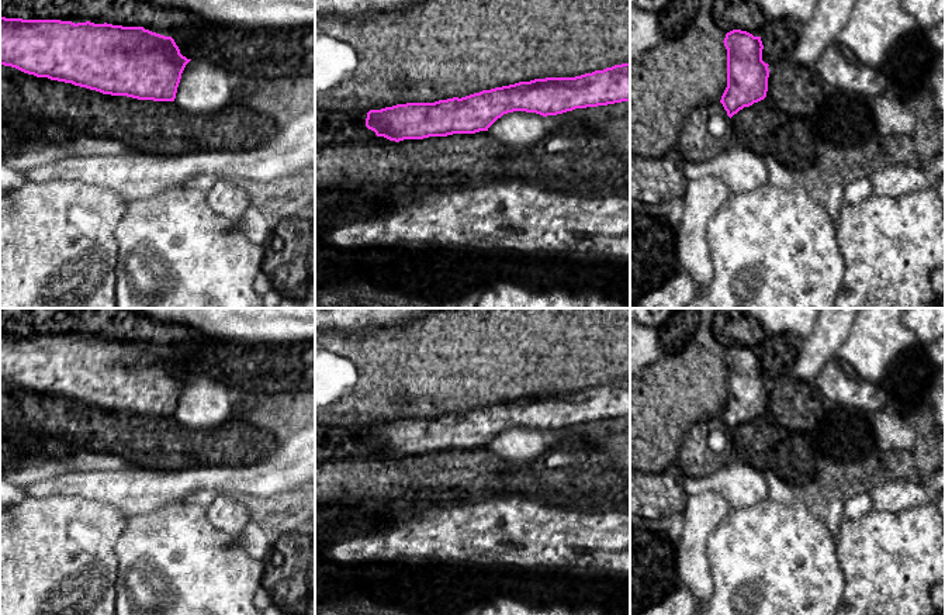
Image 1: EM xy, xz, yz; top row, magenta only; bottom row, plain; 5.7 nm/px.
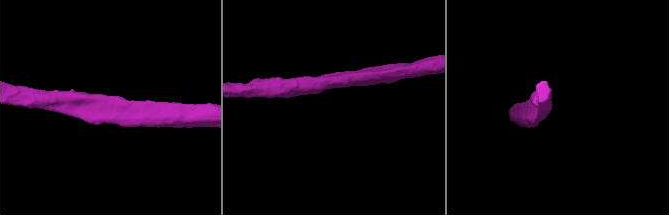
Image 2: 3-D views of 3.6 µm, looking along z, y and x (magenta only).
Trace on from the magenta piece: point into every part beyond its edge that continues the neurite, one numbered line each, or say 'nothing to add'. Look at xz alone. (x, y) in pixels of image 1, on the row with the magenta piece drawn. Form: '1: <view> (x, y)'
nothing to add

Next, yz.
nothing to add

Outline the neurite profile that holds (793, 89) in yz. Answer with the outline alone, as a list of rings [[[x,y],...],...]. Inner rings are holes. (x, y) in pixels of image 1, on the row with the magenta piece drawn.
[[[779,61],[769,72],[766,97],[780,111],[806,117],[823,104],[823,84],[816,68]]]

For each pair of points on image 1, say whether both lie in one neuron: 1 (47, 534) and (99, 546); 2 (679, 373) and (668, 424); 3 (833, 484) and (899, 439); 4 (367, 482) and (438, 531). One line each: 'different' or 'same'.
1: same
2: same
3: different
4: different

